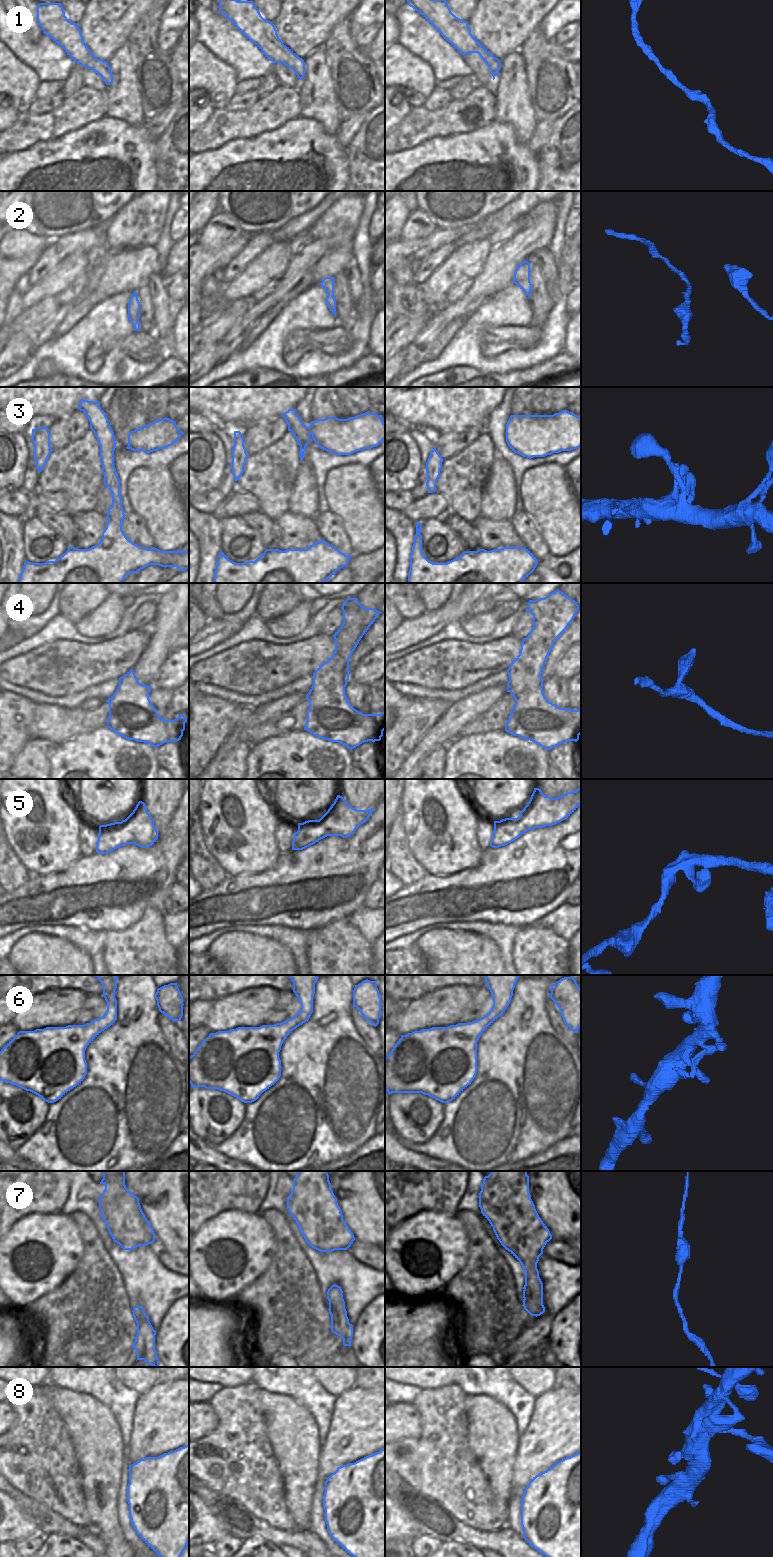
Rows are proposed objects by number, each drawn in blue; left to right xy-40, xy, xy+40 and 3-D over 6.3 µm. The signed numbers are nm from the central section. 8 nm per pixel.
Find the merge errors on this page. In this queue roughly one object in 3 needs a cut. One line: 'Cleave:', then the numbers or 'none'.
Cleave: 3

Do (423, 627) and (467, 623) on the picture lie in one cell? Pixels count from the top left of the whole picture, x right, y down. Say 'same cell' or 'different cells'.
different cells

